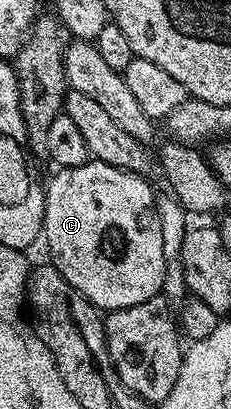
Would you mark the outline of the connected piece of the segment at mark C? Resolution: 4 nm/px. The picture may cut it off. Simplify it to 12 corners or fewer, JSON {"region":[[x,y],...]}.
{"region":[[90,159],[45,191],[51,264],[98,310],[165,287],[155,192]]}

